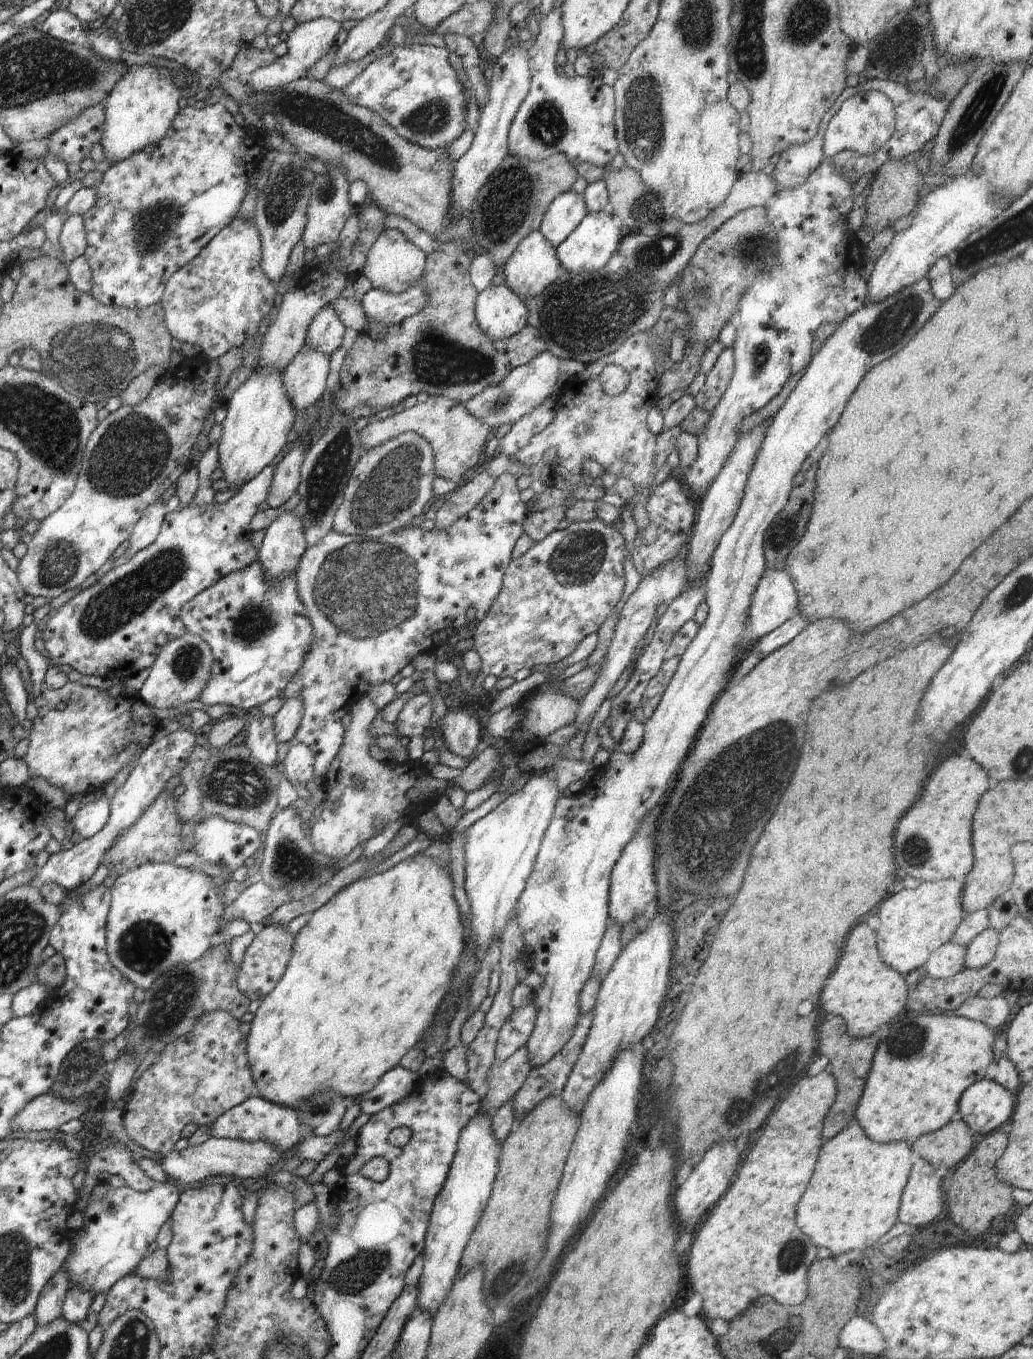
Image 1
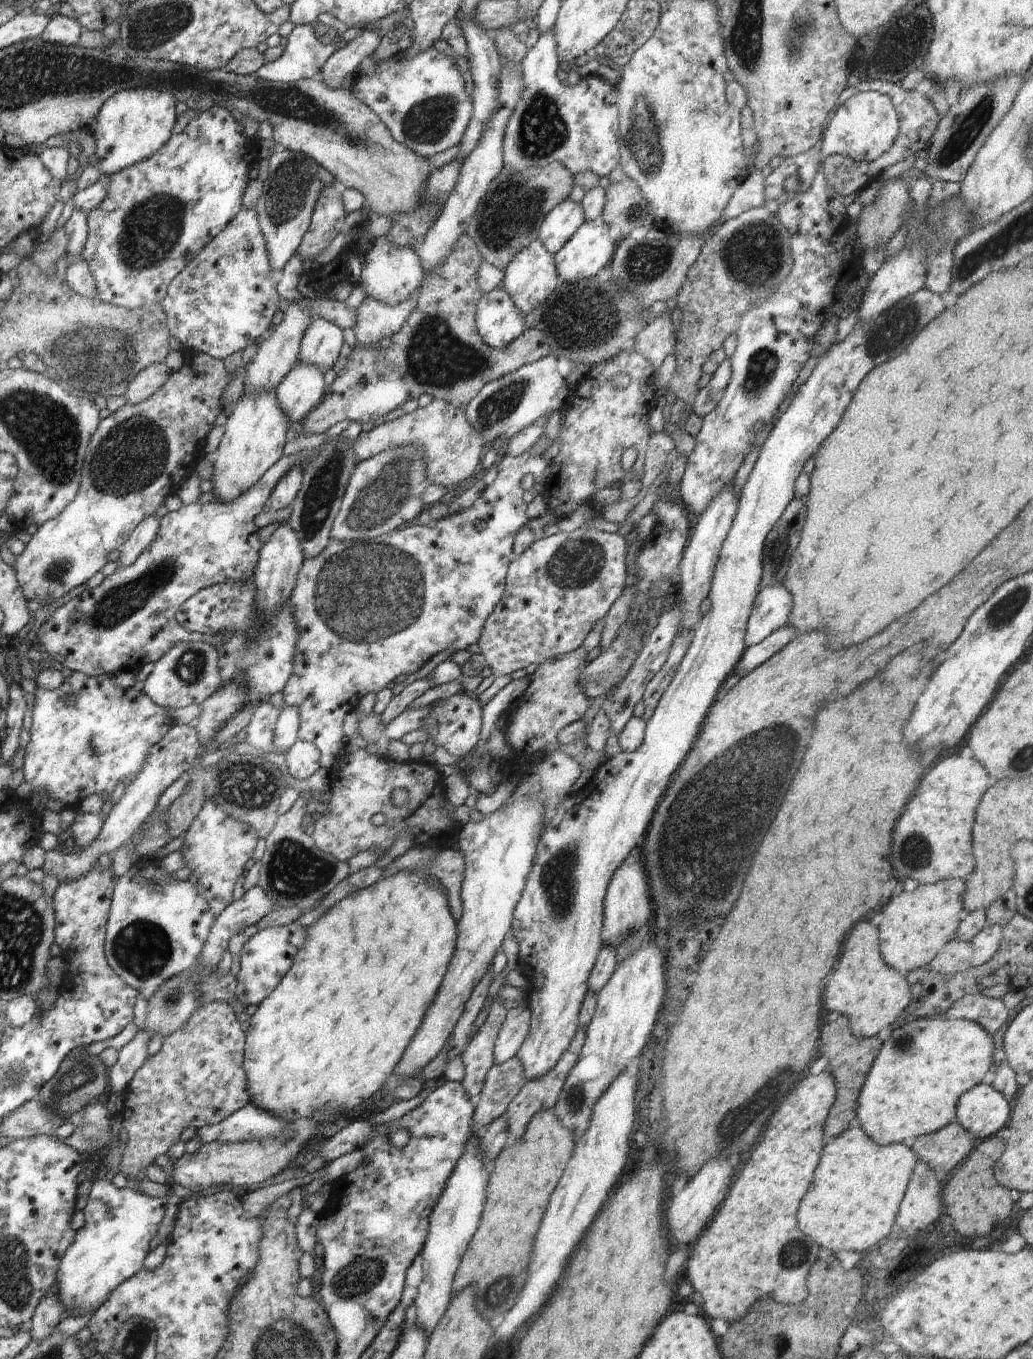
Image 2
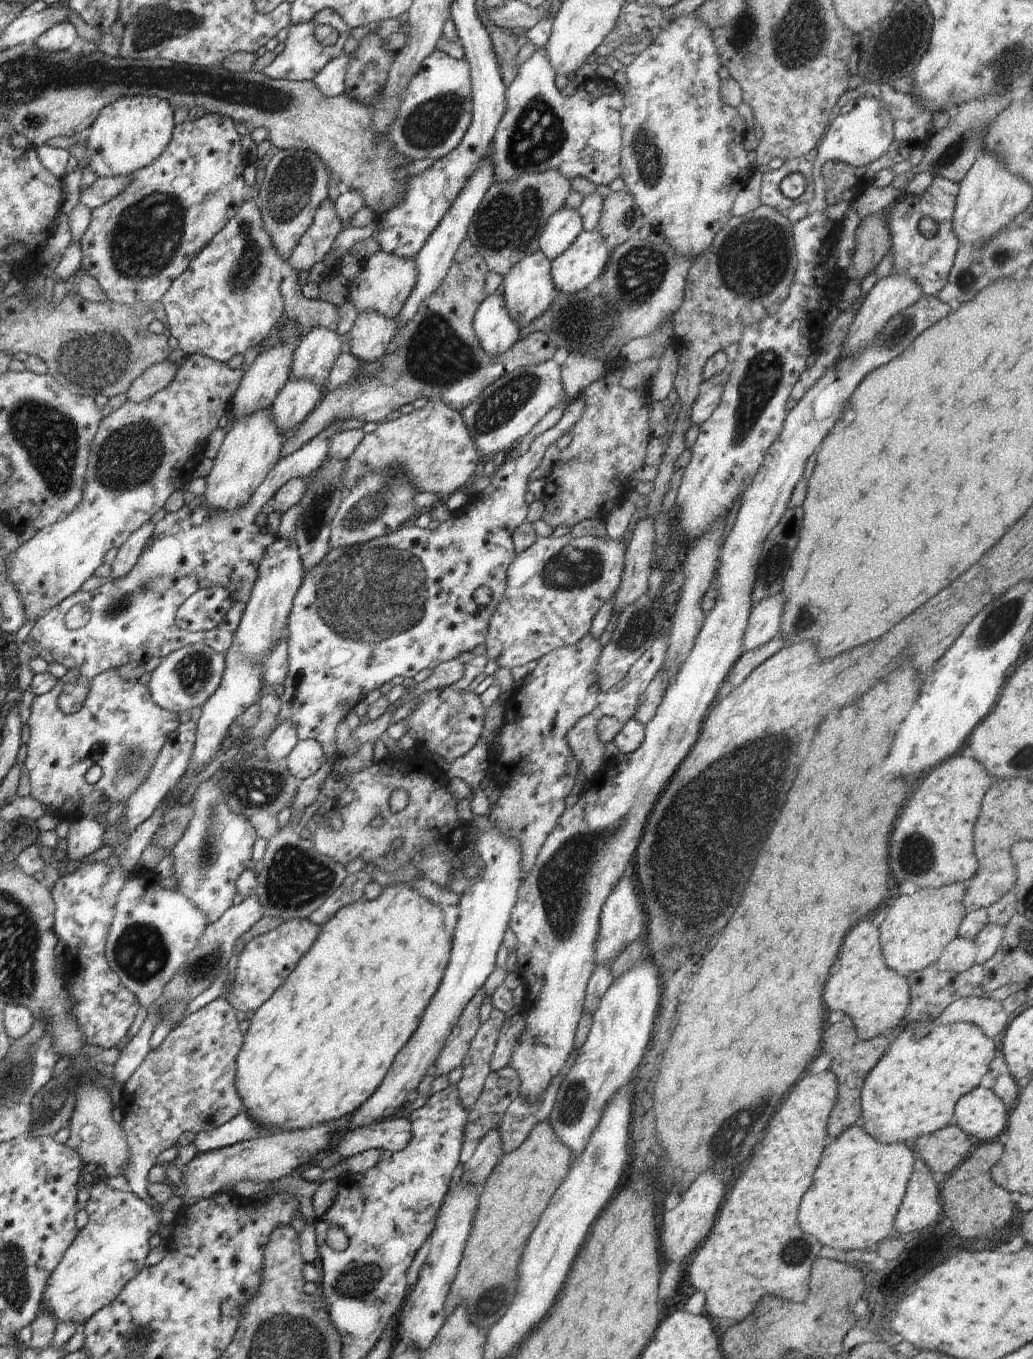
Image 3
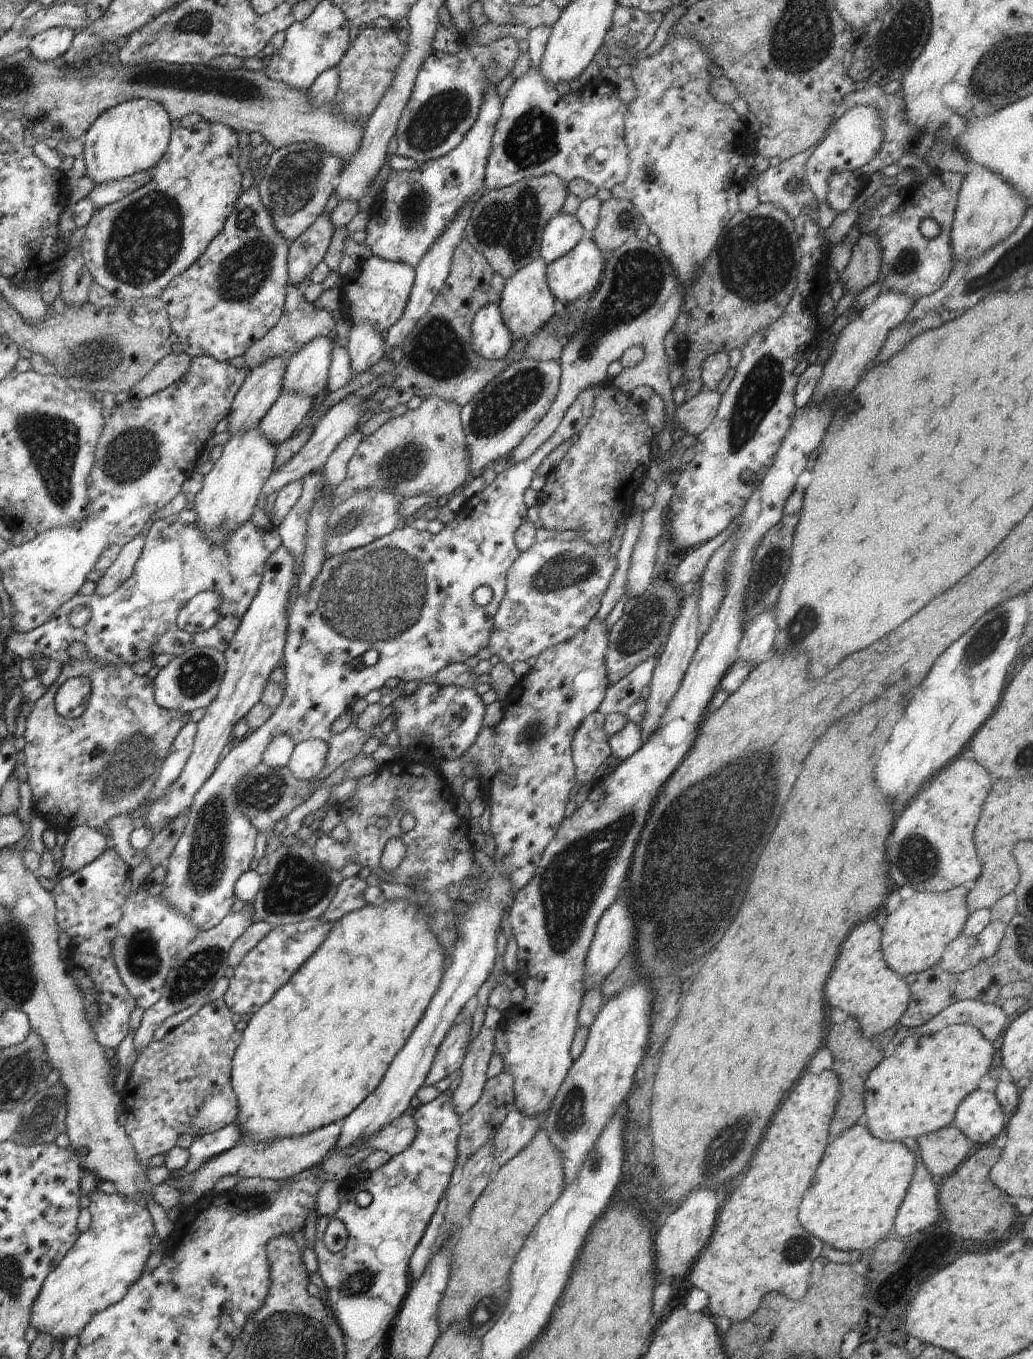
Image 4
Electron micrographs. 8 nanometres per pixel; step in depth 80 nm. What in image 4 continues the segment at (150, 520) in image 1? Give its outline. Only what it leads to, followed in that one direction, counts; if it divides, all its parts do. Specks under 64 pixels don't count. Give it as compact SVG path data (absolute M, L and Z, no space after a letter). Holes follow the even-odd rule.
M142 532L136 535L128 544L123 545L114 563L97 582L94 593L105 597L115 591L127 578L130 578L135 570L135 564L141 557L144 545L145 535Z

